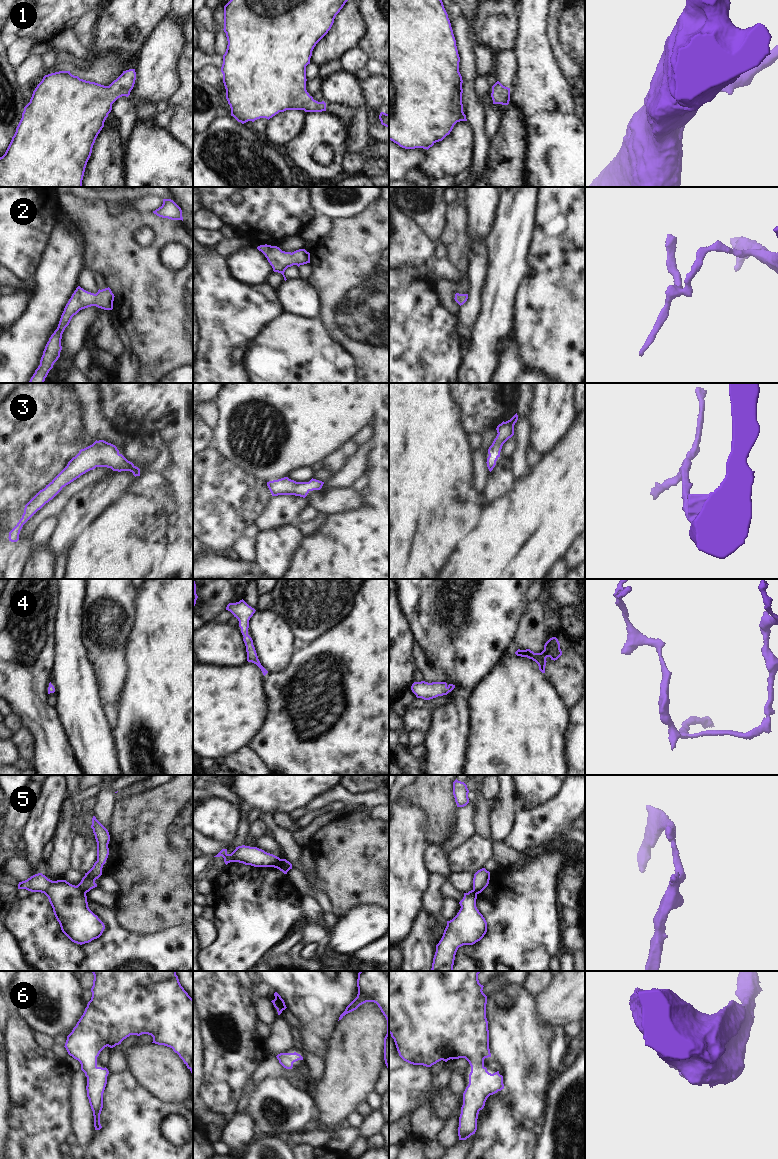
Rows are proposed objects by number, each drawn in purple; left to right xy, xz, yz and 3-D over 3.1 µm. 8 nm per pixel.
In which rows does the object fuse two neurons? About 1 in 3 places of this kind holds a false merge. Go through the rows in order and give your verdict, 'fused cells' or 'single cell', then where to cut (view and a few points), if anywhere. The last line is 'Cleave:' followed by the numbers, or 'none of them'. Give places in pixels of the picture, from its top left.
1: single cell; cut none
2: single cell; cut none
3: single cell; cut none
4: single cell; cut none
5: fused cells; cut xy (75, 886), (85, 894)
6: single cell; cut none
Cleave: 5

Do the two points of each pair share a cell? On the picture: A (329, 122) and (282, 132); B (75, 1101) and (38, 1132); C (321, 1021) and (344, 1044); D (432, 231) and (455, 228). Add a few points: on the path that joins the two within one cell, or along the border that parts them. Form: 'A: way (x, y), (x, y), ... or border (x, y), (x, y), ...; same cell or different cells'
A: border (306, 112), (300, 132), (284, 144); different cells
B: border (69, 1091), (70, 1105); different cells
C: border (338, 1021), (328, 1040); different cells
D: border (447, 207), (447, 221), (438, 241); different cells

